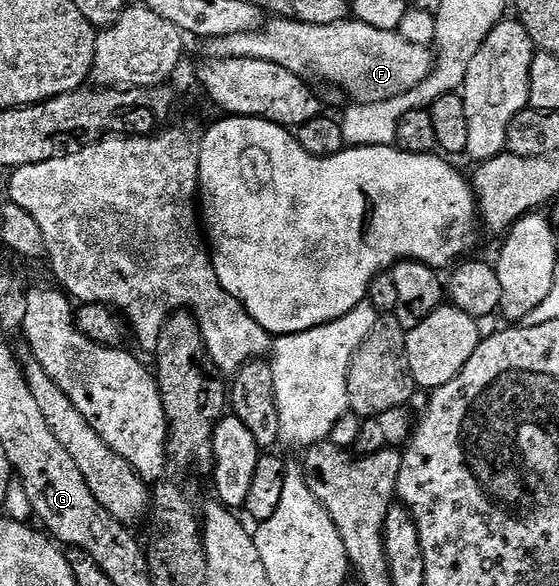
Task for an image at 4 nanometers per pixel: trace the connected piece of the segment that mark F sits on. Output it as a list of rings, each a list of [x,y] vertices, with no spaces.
[[[274,18],[263,23],[257,30],[206,40],[204,46],[210,60],[260,58],[264,62],[276,62],[284,66],[284,70],[292,70],[292,74],[303,78],[309,77],[308,74],[311,72],[316,79],[343,88],[355,104],[379,104],[388,98],[408,94],[408,90],[420,86],[420,82],[424,82],[424,78],[428,78],[436,67],[435,53],[429,47],[416,46],[416,42],[406,41],[398,31],[376,30],[376,26],[368,26],[353,18],[341,20],[332,26],[312,26],[301,24],[299,20]]]

